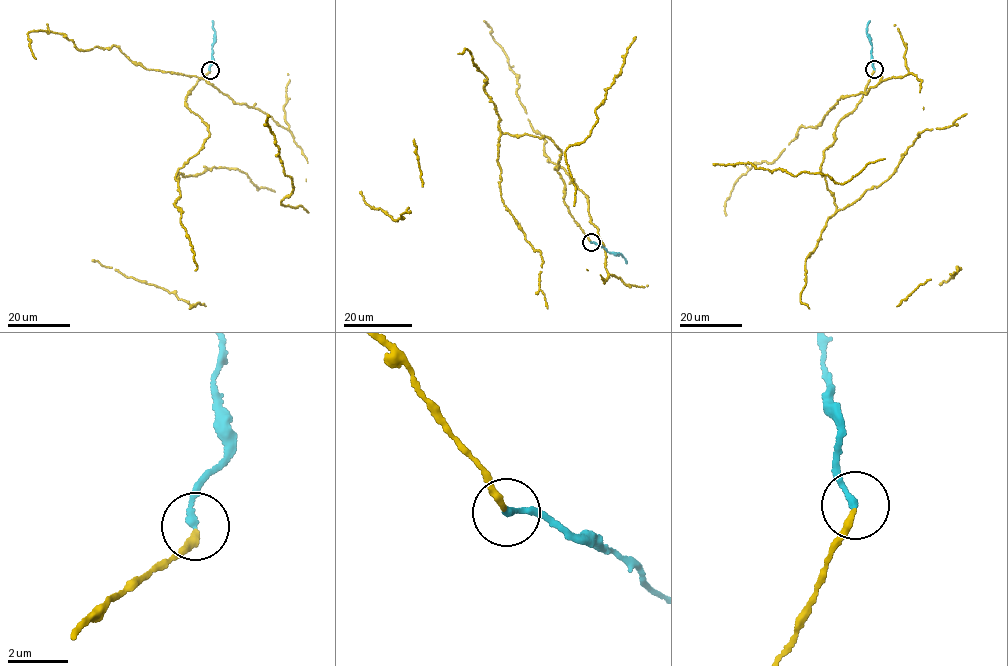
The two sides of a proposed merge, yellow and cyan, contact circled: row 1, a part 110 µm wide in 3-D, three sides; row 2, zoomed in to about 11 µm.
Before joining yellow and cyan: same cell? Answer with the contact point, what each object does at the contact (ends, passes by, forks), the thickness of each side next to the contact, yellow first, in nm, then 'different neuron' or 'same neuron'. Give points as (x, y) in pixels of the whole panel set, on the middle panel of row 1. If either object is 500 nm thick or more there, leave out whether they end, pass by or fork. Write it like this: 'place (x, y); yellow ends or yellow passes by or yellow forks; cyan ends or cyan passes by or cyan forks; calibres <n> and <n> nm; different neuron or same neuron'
place (591, 242); yellow ends; cyan ends; calibres 240 and 220 nm; different neuron

